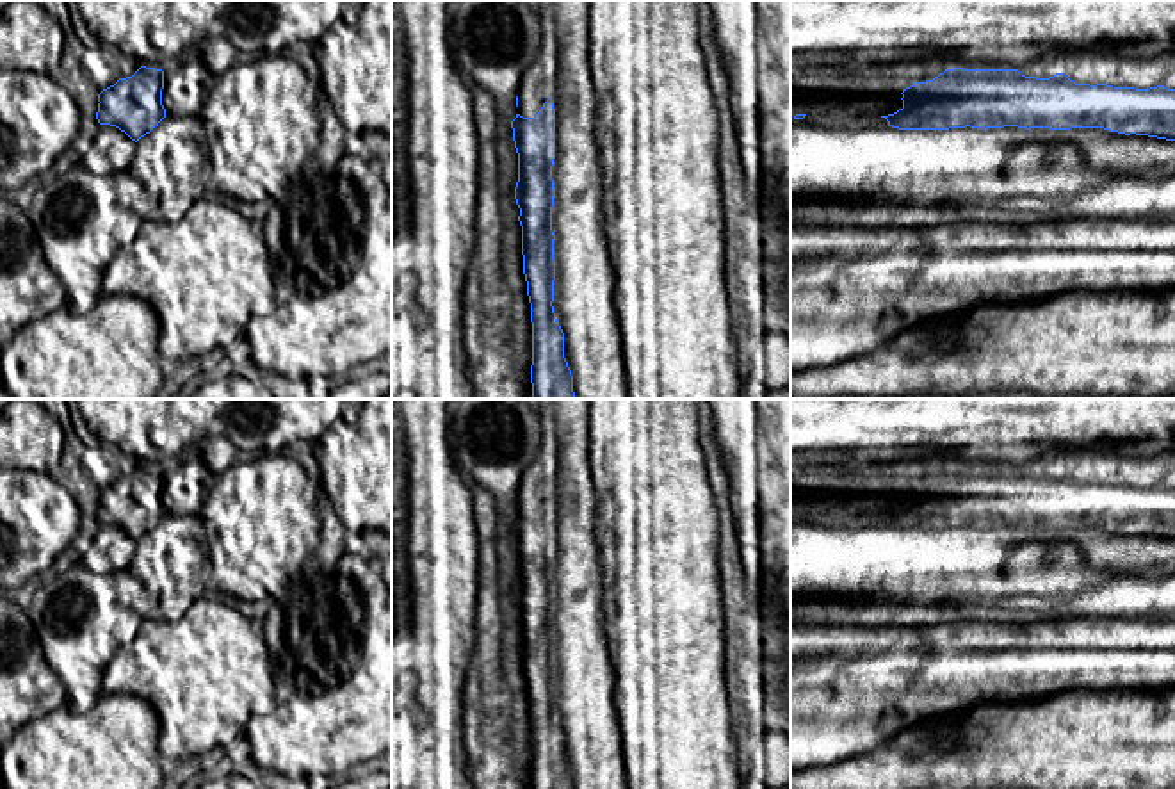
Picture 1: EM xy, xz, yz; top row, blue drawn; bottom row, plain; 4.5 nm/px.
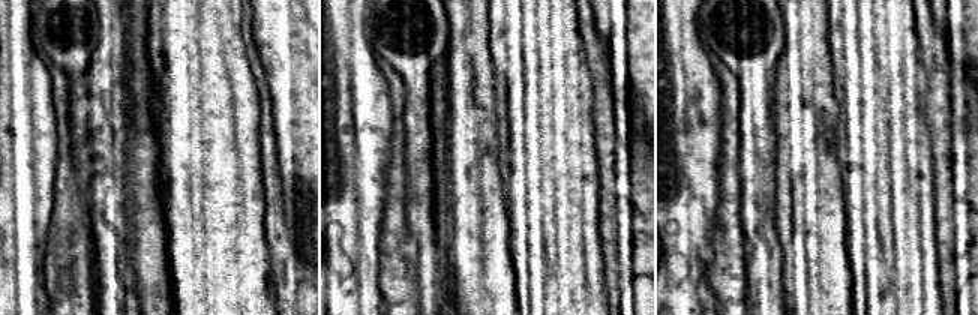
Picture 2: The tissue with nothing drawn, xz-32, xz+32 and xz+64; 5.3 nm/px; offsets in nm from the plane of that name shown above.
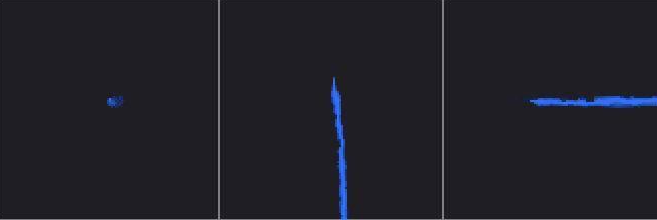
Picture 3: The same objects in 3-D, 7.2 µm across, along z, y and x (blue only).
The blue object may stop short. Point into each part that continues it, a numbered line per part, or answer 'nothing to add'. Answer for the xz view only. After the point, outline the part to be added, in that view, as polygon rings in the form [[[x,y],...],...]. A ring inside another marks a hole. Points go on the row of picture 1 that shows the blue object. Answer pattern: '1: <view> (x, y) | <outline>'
1: xz (536, 86) | [[[527,0],[538,21],[536,55],[522,75],[518,91],[518,114],[534,118],[552,98],[555,78],[555,34],[548,18],[548,0]]]

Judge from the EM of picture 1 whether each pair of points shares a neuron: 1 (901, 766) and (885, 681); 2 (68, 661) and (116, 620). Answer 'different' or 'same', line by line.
1: different
2: same

